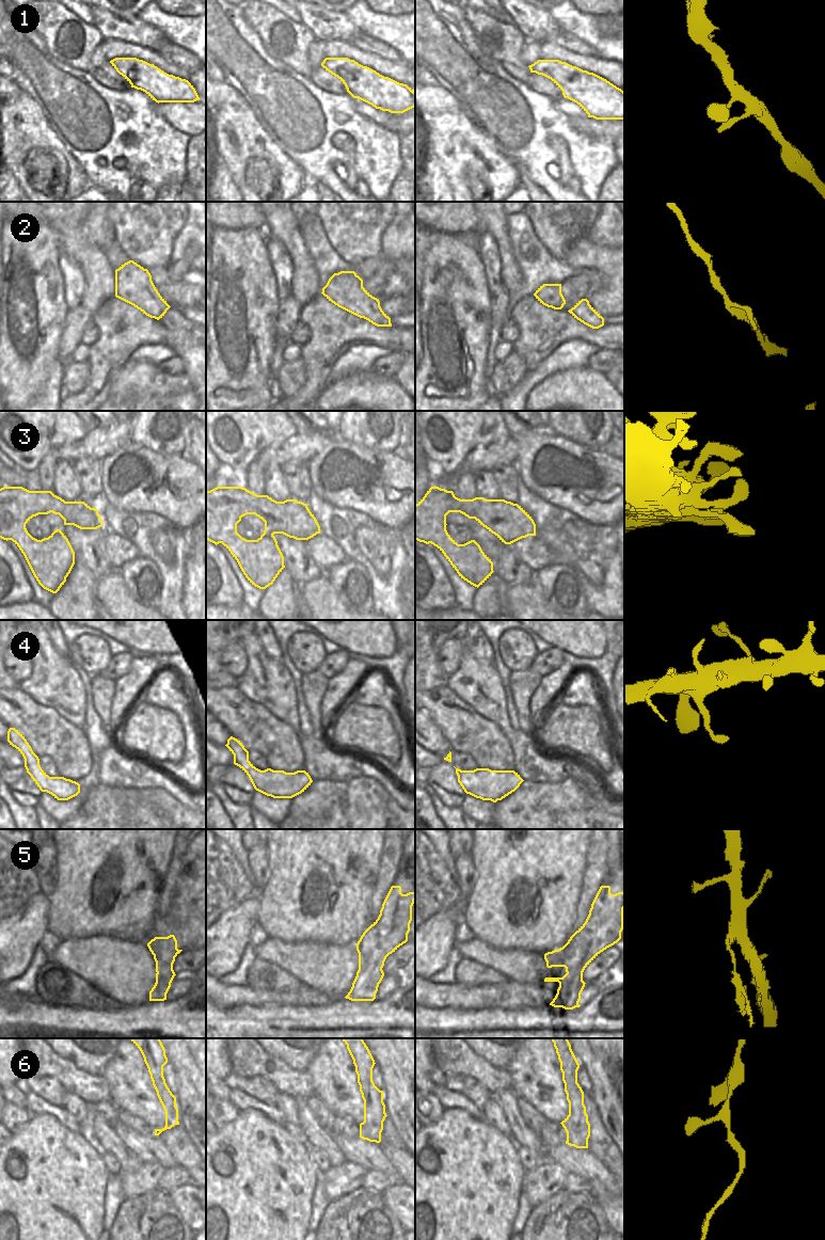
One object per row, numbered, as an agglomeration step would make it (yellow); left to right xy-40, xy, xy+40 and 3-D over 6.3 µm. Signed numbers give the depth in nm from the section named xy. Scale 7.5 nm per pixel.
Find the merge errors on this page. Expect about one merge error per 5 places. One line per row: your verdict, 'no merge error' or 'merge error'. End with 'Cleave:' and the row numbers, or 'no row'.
1: no merge error
2: no merge error
3: no merge error
4: no merge error
5: merge error
6: no merge error
Cleave: 5

